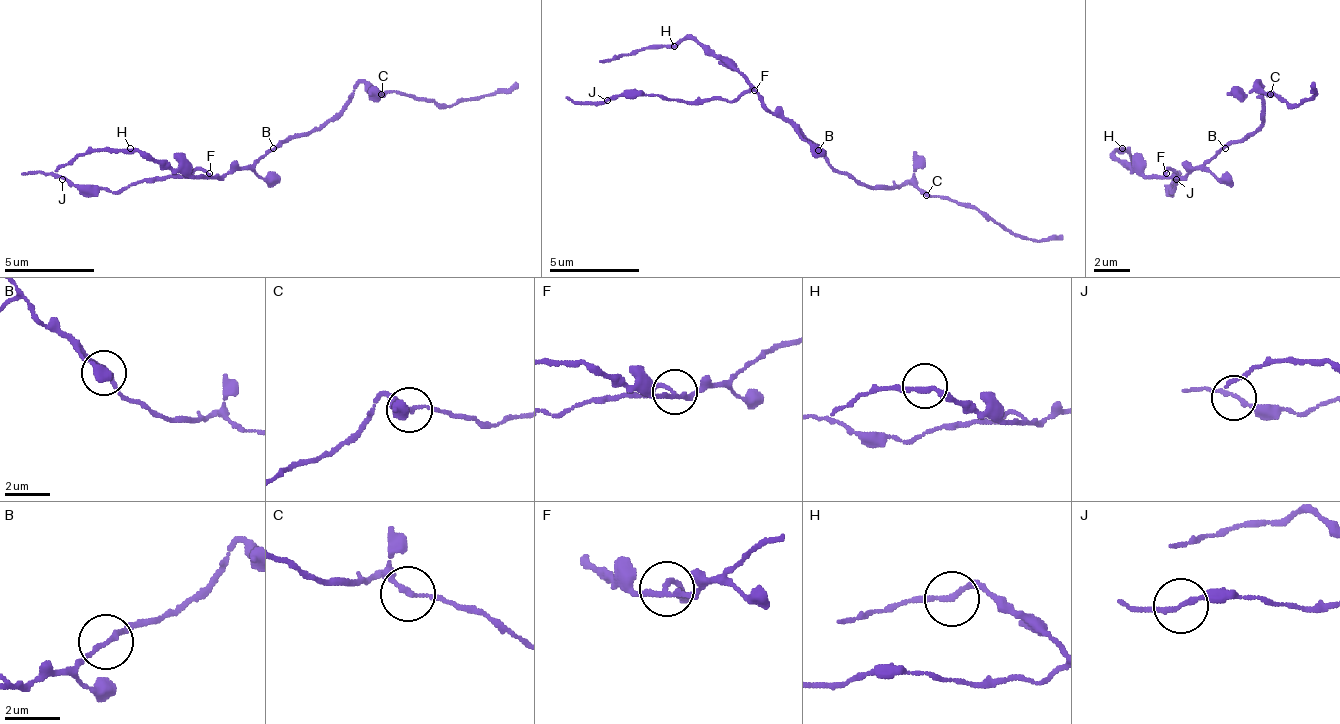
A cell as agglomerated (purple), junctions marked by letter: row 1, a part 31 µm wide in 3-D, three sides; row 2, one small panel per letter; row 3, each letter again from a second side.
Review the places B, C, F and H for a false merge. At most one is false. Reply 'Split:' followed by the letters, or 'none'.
Split: F

